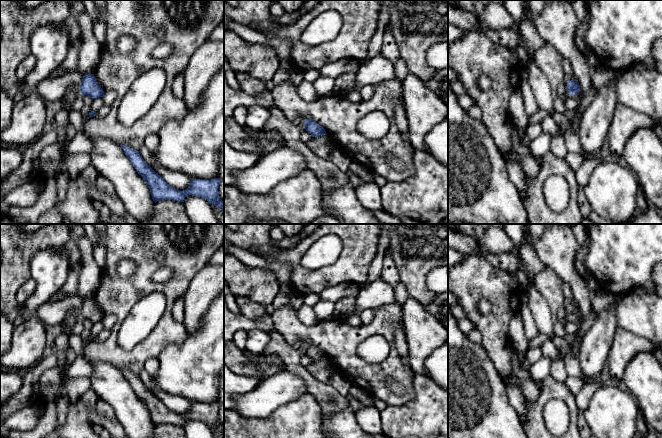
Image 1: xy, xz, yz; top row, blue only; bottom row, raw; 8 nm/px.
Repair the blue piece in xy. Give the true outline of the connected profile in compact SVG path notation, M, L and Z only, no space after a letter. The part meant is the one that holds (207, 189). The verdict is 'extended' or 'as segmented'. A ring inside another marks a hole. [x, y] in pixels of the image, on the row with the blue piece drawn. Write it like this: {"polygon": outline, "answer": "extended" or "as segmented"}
{"polygon": "M127 145L120 146L138 174L141 175L147 183L155 203L160 200L183 202L185 197L192 195L207 200L210 204L216 205L224 212L224 202L220 199L218 193L220 184L219 178L211 180L191 179L188 188L180 191L167 184L165 180L144 161L139 151Z", "answer": "as segmented"}

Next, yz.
{"polygon": "M568 79L568 85L566 86L568 94L576 95L580 91L580 85L578 82Z", "answer": "as segmented"}

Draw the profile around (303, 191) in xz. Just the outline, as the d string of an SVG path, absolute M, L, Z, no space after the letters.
M308 168L280 182L267 195L248 195L236 187L224 185L224 224L248 224L264 219L283 220L288 224L312 224L316 218L325 214L321 202L322 185Z

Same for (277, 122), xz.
M276 106L268 108L270 112L270 118L264 126L264 131L276 131L280 132L284 138L284 141L298 140L303 131L305 131L304 123L301 125L294 125L292 121L289 121L284 113Z

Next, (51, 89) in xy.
M78 72L65 73L60 77L47 78L36 87L36 92L46 103L63 100L70 85L79 87L83 76Z

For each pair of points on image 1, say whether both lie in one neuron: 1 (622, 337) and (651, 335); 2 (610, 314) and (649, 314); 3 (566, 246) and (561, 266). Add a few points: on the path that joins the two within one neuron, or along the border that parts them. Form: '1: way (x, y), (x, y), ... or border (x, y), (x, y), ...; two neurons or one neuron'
1: border (618, 325), (646, 338), (651, 343); two neurons
2: border (622, 296), (617, 305), (617, 325); two neurons
3: way (565, 251), (562, 261); one neuron

